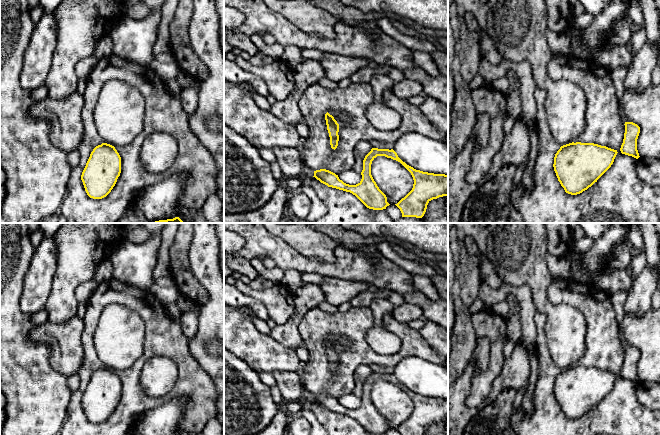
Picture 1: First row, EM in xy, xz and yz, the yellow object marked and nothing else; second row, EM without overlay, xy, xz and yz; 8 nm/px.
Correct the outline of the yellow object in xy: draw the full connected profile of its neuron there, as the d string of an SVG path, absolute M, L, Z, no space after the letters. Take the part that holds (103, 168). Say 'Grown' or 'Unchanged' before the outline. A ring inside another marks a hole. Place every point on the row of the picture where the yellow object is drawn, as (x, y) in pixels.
Unchanged. M102 143L90 154L81 180L90 198L102 199L115 186L121 173L121 157L114 146Z

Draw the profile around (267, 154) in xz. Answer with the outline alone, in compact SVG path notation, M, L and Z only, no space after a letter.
M262 148L260 149L260 156L268 162L270 165L277 163L276 157L272 151L272 149Z

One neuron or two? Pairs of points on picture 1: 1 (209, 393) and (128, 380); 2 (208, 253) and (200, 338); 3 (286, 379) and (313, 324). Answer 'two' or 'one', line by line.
1: one
2: one
3: two

